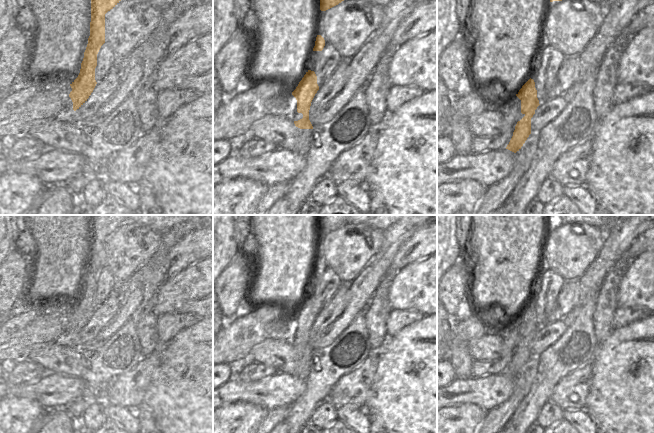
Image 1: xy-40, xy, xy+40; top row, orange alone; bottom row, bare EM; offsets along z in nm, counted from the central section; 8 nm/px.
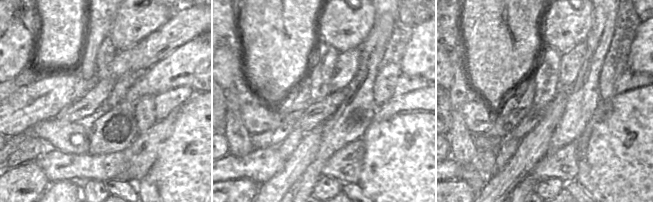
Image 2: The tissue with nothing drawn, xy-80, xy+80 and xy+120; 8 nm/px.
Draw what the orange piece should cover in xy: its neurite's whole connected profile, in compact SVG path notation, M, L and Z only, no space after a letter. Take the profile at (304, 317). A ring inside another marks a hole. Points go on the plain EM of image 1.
M308 294L296 313L292 316L292 319L297 324L297 336L303 338L302 343L294 345L296 351L300 353L313 353L309 344L309 334L311 326L318 314L317 300L314 295Z

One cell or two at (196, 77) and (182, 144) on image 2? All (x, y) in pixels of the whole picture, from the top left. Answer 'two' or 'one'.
two

